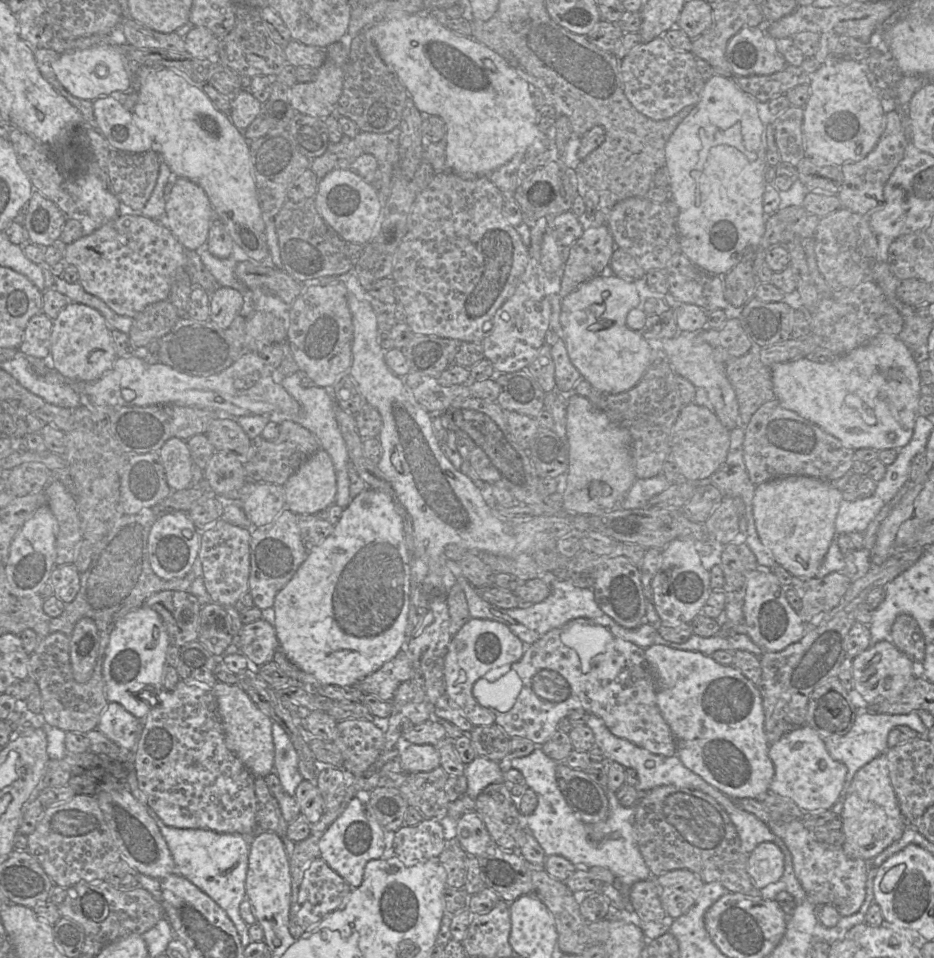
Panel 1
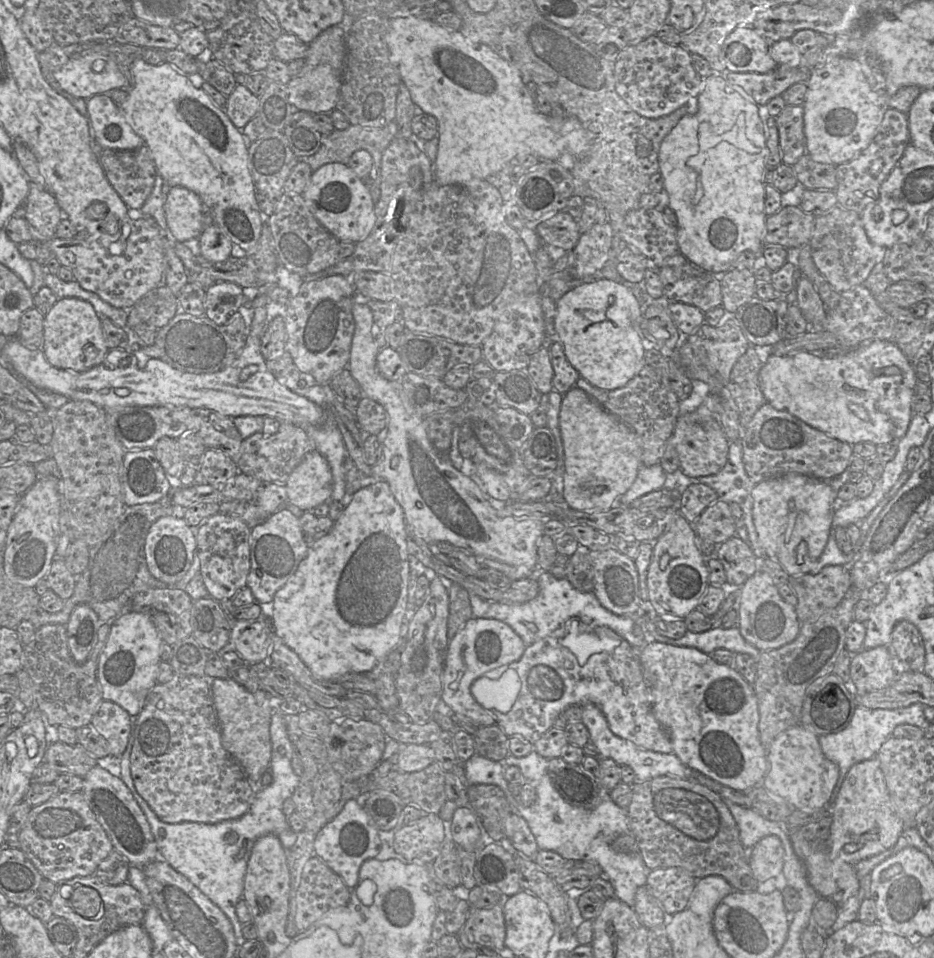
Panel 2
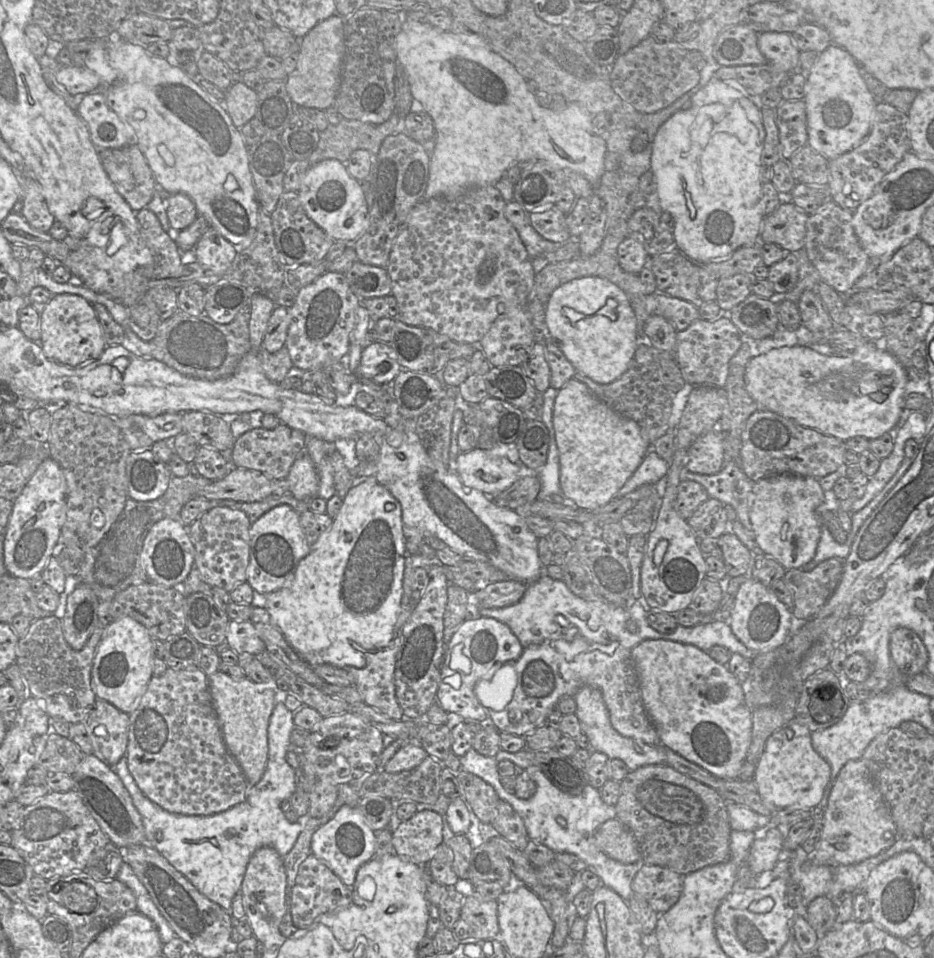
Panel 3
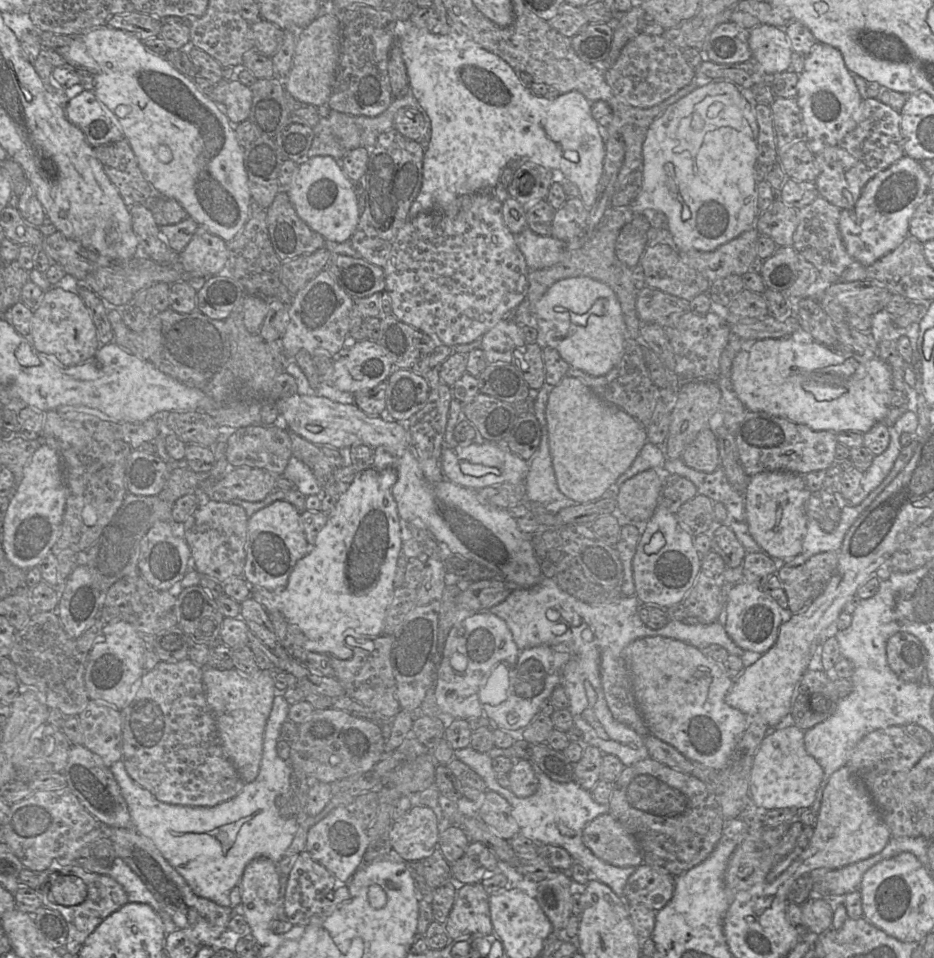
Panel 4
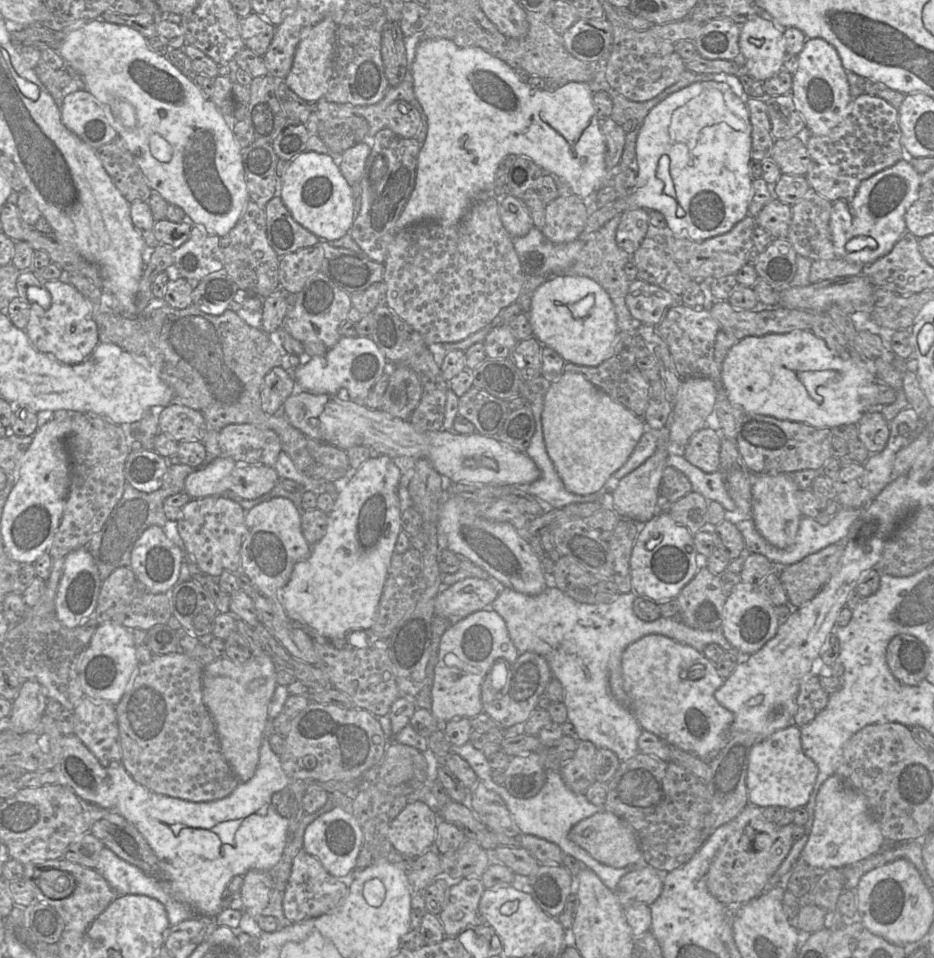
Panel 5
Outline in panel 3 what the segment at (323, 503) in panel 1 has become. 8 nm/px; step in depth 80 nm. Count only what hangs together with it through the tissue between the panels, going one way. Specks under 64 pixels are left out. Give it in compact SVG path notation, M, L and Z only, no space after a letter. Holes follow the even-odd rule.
M307 451L296 459L286 479L290 485L290 494L296 499L309 501L318 497L319 479Z

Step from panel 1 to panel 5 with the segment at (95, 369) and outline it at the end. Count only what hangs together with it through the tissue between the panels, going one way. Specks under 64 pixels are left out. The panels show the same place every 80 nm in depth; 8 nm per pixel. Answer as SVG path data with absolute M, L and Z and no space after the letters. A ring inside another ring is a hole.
M42 281L43 288L51 297L47 309L36 303L30 304L30 315L25 332L33 346L60 363L75 365L89 357L100 343L98 327L93 319L90 302L67 281Z

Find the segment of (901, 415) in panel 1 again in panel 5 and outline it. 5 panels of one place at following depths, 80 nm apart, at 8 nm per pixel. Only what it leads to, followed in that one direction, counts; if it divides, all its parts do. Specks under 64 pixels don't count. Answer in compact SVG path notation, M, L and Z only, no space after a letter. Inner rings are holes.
M793 330L782 334L747 336L738 340L722 362L721 379L729 401L747 414L766 415L830 429L841 424L857 425L864 413L871 410L866 405L864 387L874 383L876 377L868 369L866 360L844 360L810 330Z

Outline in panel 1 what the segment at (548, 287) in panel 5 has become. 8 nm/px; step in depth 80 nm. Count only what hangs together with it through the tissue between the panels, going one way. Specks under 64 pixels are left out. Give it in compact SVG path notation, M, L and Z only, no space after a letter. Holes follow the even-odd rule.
M602 273L561 300L560 323L569 359L582 379L601 393L618 394L633 388L651 363L652 347L626 324L630 310L644 309L634 282Z

